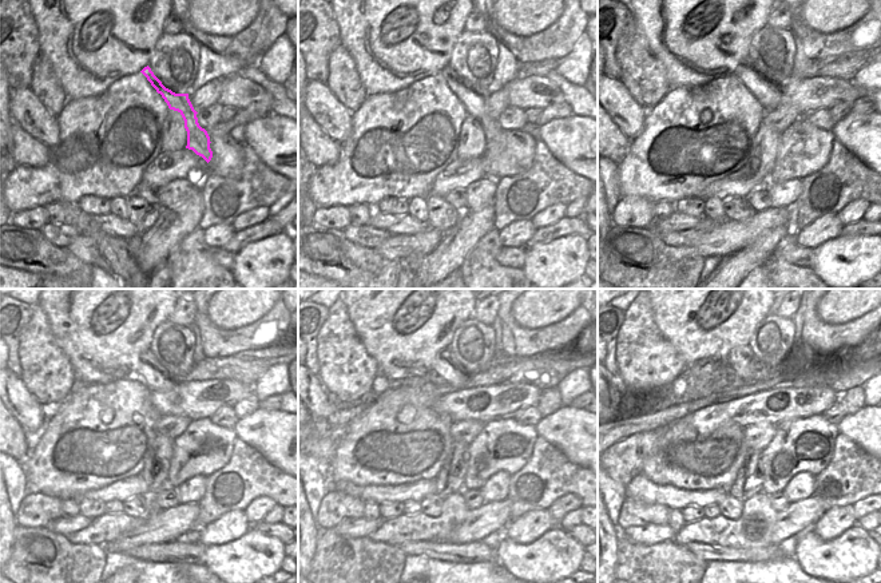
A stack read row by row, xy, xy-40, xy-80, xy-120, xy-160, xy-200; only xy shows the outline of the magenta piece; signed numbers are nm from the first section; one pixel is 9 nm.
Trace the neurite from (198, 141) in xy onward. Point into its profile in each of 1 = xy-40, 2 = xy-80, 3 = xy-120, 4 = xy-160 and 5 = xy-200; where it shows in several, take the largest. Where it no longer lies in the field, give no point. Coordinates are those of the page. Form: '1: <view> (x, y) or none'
1: xy-40 (475, 104)
2: xy-80 (769, 96)
3: xy-120 (149, 369)
4: xy-160 (445, 367)
5: xy-200 (745, 365)

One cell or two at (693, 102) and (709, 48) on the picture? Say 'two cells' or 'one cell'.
two cells

